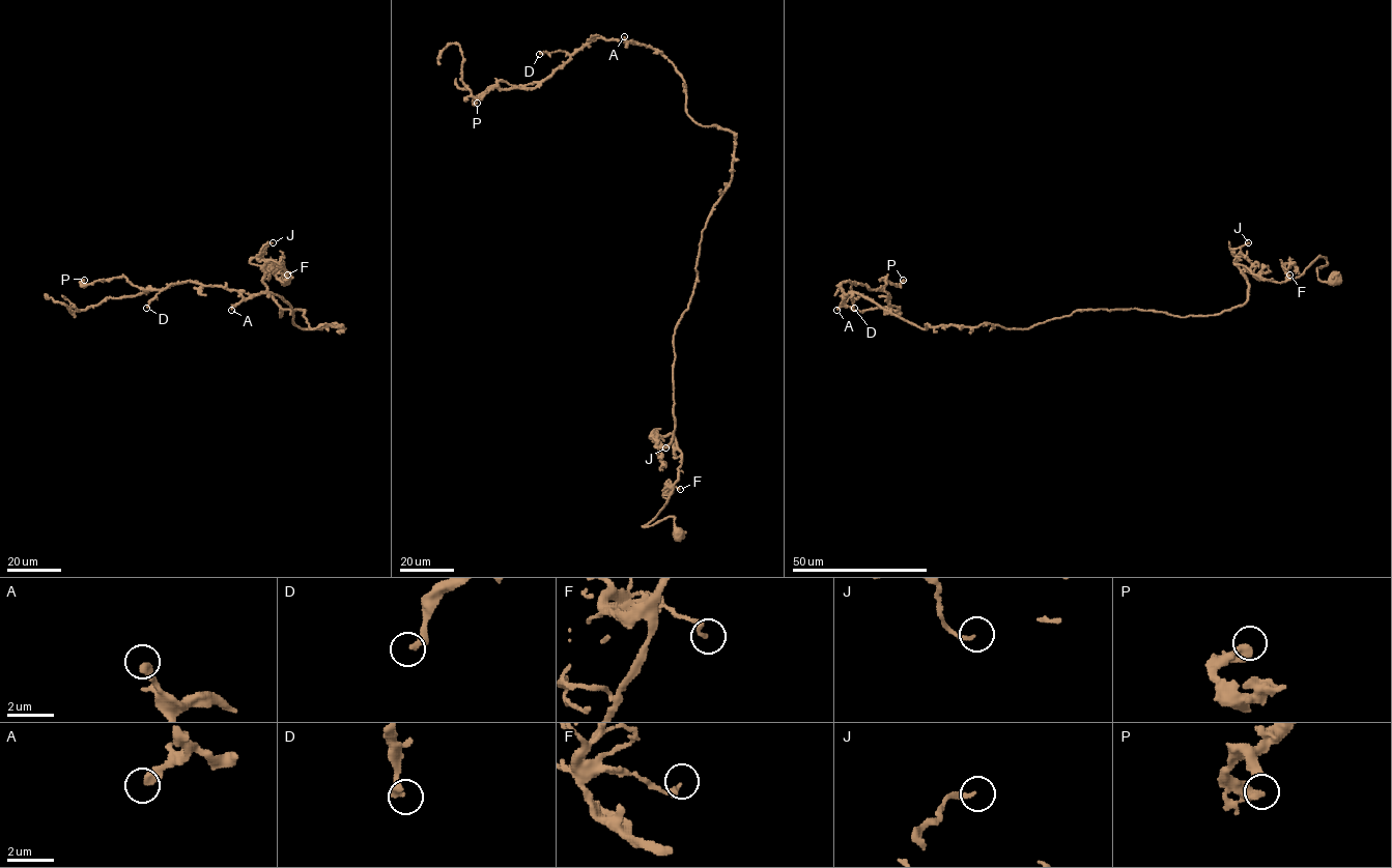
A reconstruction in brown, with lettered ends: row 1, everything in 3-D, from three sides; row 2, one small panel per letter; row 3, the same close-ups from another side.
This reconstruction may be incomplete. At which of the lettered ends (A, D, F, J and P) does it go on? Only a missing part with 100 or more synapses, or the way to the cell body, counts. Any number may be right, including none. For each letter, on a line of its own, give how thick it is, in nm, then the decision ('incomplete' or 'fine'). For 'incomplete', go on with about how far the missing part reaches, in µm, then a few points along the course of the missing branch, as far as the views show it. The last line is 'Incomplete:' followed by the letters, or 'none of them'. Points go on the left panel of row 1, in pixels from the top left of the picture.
A: 380 nm thick; fine
D: 320 nm thick; fine
F: 170 nm thick; fine
J: 150 nm thick; fine
P: 400 nm thick; fine
Incomplete: none of them

